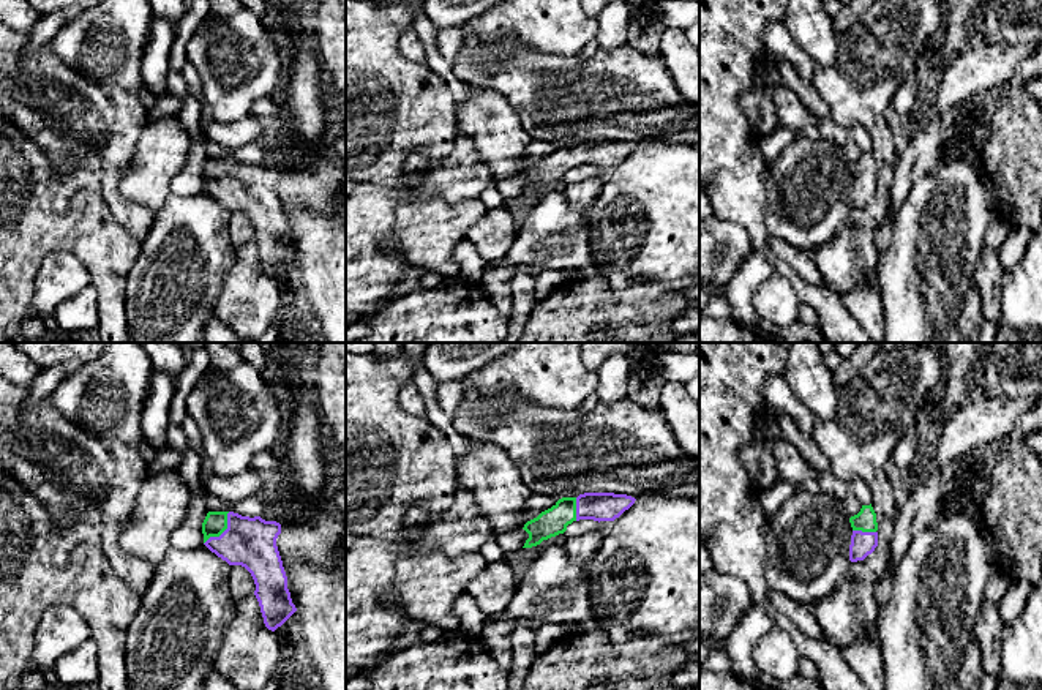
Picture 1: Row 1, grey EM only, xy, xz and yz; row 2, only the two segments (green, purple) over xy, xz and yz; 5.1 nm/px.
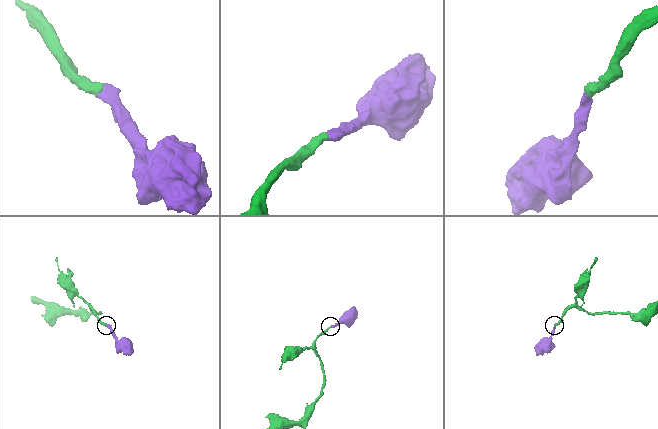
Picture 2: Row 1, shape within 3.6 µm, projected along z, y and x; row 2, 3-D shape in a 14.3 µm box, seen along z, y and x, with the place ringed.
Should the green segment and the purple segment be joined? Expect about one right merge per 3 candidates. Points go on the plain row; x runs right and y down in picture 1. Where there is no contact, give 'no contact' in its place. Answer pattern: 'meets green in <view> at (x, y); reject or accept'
meets green in xy at (223, 177); accept

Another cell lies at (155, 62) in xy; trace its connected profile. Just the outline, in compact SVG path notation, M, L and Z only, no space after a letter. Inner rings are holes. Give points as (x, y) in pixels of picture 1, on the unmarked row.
M153 16L145 51L141 58L141 81L148 90L148 103L167 92L169 52L174 44L175 32L177 28L172 22Z

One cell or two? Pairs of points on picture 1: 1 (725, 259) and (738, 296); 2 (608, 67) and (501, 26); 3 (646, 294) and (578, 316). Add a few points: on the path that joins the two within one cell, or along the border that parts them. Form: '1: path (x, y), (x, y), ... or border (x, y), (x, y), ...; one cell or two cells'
1: border (753, 251), (727, 288); two cells
2: border (540, 51), (577, 57); two cells
3: path (629, 311), (595, 311); one cell

